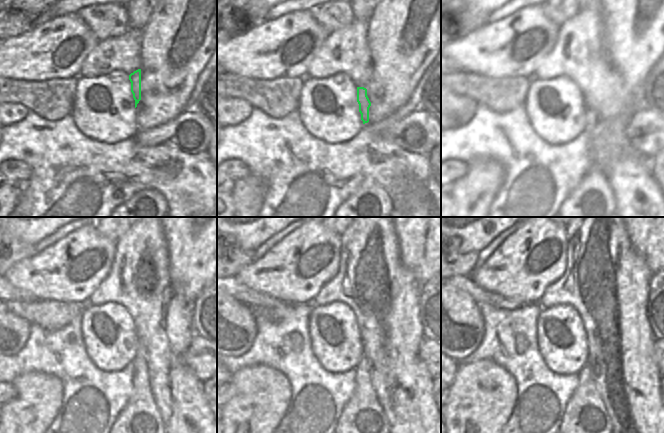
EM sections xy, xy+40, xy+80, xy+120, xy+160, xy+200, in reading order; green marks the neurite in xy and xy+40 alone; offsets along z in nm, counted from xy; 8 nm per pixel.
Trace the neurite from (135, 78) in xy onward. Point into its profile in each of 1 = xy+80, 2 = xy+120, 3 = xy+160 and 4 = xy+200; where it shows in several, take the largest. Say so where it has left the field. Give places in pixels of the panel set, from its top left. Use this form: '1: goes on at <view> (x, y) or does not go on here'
1: goes on at xy+80 (592, 118)
2: goes on at xy+120 (140, 420)
3: goes on at xy+160 (362, 420)
4: goes on at xy+200 (585, 420)

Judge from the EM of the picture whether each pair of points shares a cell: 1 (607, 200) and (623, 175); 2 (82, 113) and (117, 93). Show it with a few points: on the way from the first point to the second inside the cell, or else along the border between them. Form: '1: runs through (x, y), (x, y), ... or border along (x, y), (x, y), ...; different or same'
1: border along (605, 176), (612, 192), (614, 203), (617, 206); different
2: runs through (96, 113), (114, 116), (119, 112), (117, 107); same

